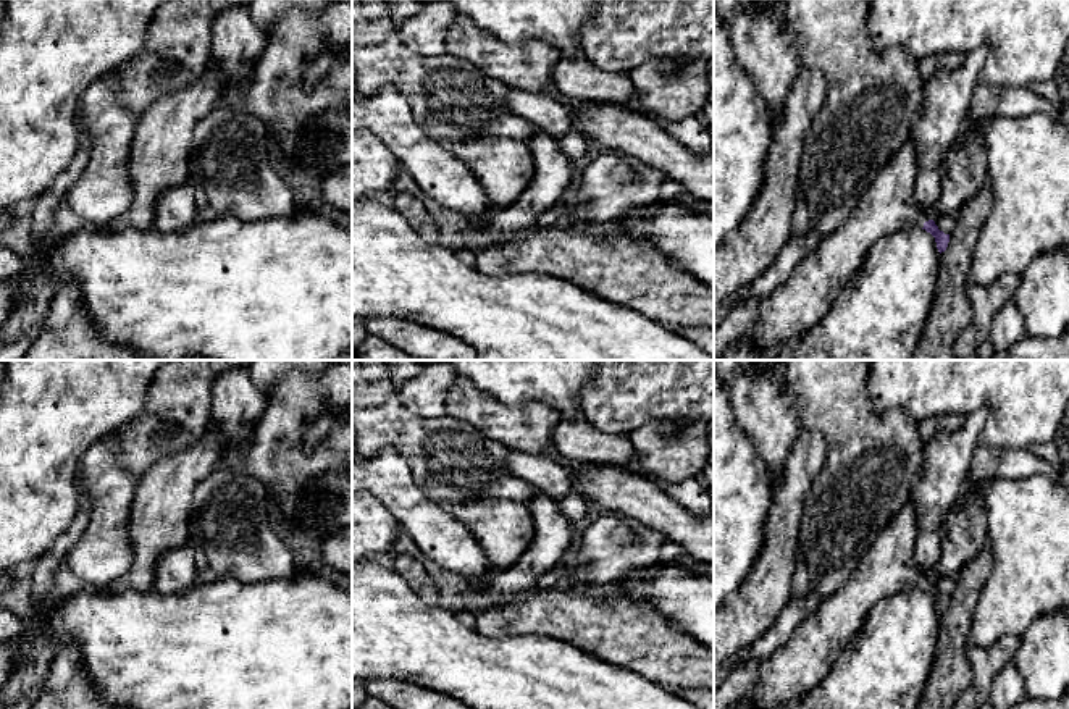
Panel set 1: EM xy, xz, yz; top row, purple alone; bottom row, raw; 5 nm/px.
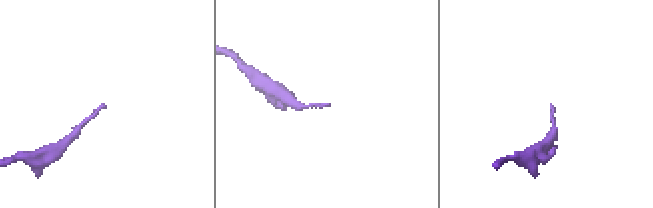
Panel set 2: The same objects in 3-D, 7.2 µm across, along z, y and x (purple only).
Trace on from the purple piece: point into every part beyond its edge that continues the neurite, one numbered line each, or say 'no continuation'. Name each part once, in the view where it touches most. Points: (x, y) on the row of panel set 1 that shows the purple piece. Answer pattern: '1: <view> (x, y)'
1: yz (887, 207)

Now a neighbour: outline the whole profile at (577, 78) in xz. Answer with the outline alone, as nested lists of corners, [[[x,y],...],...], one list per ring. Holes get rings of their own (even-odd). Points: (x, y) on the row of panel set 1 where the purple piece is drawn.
[[[581,48],[573,58],[562,58],[552,69],[552,84],[565,95],[583,102],[628,107],[633,87],[627,74],[609,73],[591,65]]]

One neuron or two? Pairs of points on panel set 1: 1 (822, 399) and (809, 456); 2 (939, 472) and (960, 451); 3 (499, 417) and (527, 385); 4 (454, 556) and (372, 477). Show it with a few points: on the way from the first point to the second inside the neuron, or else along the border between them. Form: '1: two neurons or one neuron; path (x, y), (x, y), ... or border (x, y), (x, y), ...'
1: two neurons; border (800, 428), (824, 438), (821, 470)
2: one neuron; path (943, 467), (955, 456)
3: two neurons; border (477, 386), (507, 404), (543, 401), (548, 406)
4: one neuron; path (438, 535), (393, 490)

